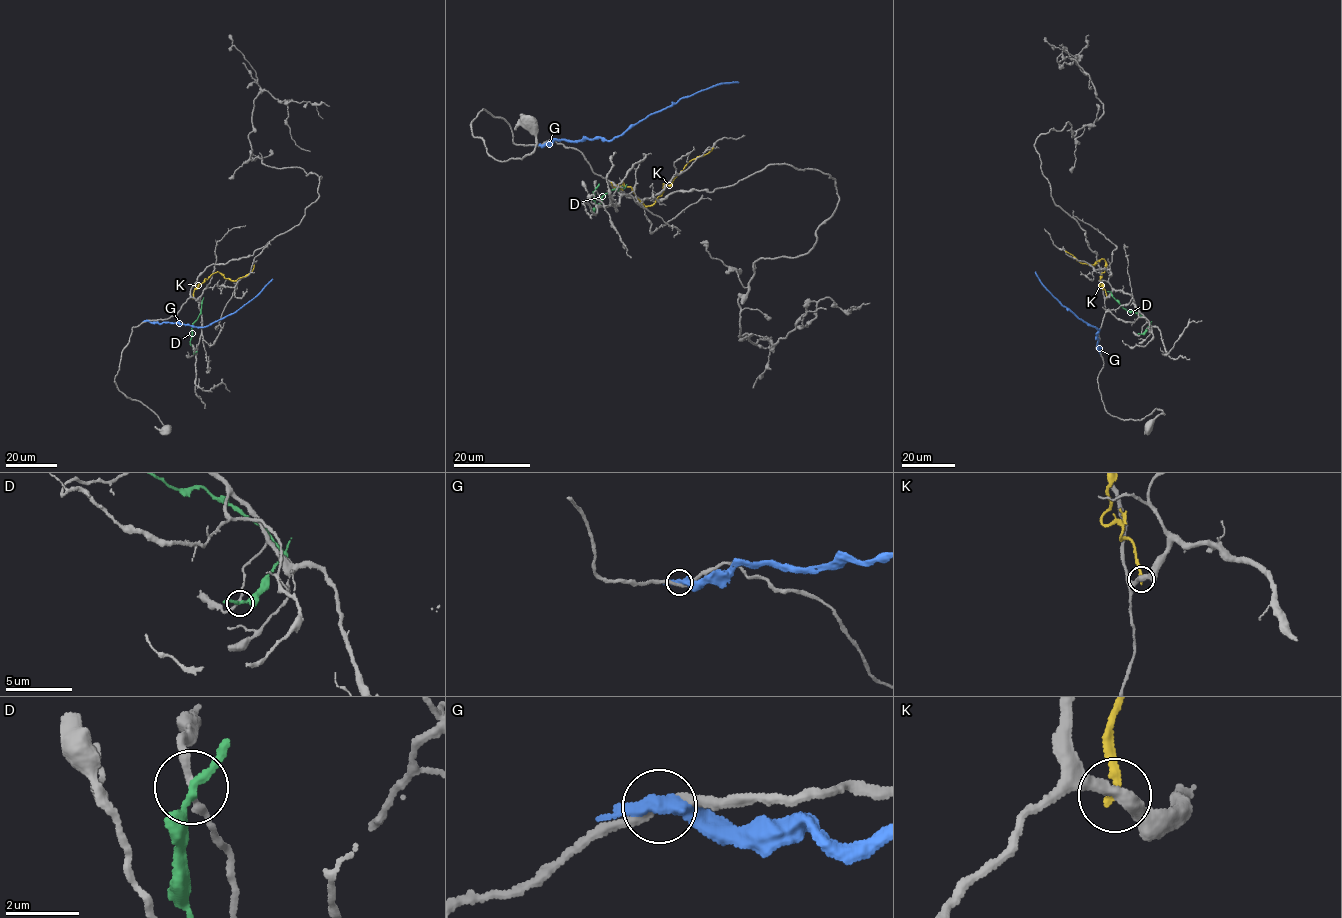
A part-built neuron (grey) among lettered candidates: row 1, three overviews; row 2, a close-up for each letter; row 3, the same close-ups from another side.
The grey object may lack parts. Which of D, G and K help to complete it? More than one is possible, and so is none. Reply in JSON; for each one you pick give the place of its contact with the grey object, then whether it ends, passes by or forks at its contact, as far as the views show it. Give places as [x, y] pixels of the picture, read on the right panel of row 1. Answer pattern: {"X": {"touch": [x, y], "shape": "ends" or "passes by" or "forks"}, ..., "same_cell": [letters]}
{"same_cell": []}

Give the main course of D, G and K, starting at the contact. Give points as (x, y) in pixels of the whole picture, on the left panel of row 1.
D: (194, 352), (190, 343), (191, 328), (203, 297)
G: (147, 320), (205, 326), (235, 312), (273, 279)
K: (194, 298), (193, 291), (214, 273), (234, 280), (249, 274), (254, 264)

